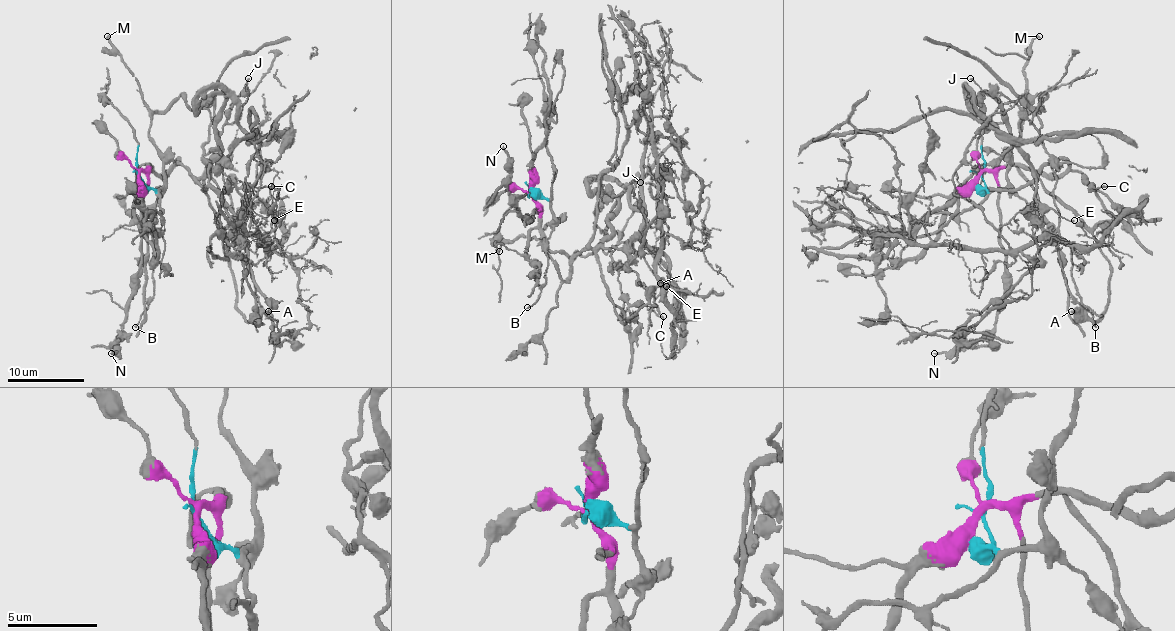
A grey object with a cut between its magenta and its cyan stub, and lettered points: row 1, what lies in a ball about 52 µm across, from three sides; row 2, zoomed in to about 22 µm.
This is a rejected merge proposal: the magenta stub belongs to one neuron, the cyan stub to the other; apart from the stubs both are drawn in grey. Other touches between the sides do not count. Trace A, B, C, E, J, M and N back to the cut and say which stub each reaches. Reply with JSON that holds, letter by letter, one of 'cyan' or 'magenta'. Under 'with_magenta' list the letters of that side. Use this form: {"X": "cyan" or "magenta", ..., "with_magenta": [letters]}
{"A": "magenta", "B": "cyan", "C": "magenta", "E": "magenta", "J": "cyan", "M": "cyan", "N": "magenta", "with_magenta": ["A", "C", "E", "N"]}

